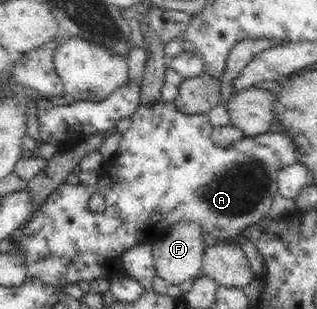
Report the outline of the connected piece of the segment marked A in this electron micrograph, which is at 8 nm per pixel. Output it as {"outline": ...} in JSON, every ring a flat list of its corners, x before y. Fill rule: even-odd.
{"outline":[[157,100,157,104,153,106,144,106,140,104,137,108,137,112,131,116,131,127,127,129,123,135,123,140,119,144,117,154,110,160,103,164,101,171,99,172,99,180,96,185,84,185,83,183,68,184,63,182,60,184,42,204,41,210,37,212,37,216,33,220,29,220,29,224,26,224,23,228,22,239,20,242,20,251,23,253,23,257,26,260,26,267,28,268,29,277,37,277,41,282,45,284,52,284,54,288,63,289,67,284,81,284,82,281,90,283,92,280,107,276,108,280,111,280,113,274,119,274,121,268,121,258,124,252,135,244,147,243,152,244,157,241,160,235,164,234,166,230,173,227,177,222,189,221,195,222,201,225,201,229,205,233,213,234,215,238,218,238,219,242,227,242,235,244,237,241,237,235,253,224,257,224,263,218,268,217,269,210,273,198,278,195,278,174,282,168,291,166,297,161,297,146,295,141,291,137,285,135,282,131,273,132,267,131,263,134,259,134,251,137,244,137,242,140,233,142,231,146,227,148,221,148,216,146,211,140,212,126,207,122,209,116,207,115,187,115,181,110,177,109,174,103,166,102,165,100],[94,192,100,192,103,195,105,204,107,207,103,212,91,212,89,209,89,197]]}

